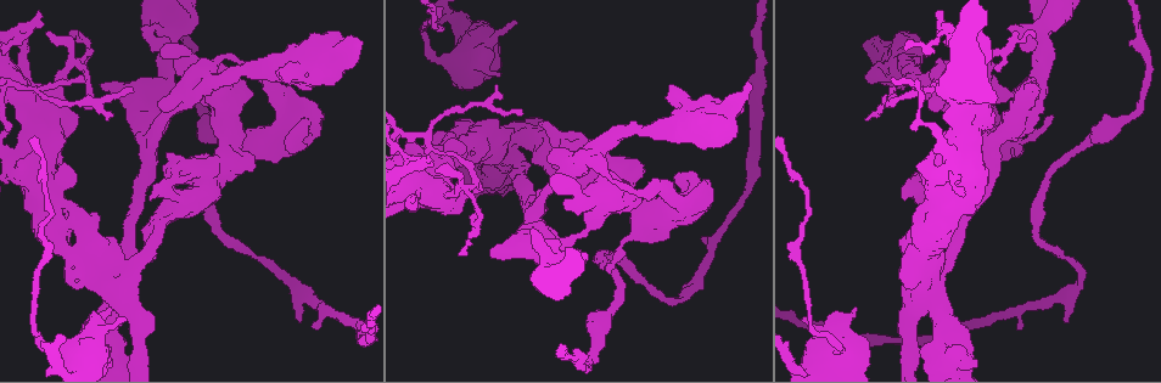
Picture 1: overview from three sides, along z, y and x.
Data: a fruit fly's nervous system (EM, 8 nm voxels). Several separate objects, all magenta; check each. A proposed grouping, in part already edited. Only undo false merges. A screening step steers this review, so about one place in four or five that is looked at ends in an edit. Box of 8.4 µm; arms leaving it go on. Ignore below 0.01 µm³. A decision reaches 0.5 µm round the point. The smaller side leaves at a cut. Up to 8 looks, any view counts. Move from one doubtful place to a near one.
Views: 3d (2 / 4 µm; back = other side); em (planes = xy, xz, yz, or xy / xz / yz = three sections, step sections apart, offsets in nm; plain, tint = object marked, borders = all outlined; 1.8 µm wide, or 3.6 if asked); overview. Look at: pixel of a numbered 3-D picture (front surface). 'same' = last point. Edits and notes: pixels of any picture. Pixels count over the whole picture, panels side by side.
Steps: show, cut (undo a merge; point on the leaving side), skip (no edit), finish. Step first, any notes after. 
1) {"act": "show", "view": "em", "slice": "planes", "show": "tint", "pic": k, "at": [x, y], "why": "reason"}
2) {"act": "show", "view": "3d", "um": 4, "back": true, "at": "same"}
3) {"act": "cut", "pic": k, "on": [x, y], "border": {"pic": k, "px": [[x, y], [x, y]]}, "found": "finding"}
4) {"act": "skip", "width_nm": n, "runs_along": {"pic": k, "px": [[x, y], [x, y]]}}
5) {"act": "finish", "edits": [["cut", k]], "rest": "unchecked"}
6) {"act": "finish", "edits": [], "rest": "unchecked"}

{"act": "show", "view": "3d", "um": 4, "pic": 1, "at": [448, 59], "why": "thick turns thin"}

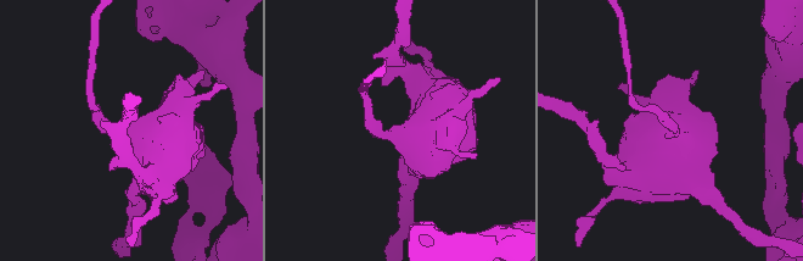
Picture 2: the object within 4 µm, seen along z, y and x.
{"act": "show", "view": "em", "um": 3.6, "slice": "xy", "step": 8, "show": "tint", "pic": 2, "at": [404, 131]}

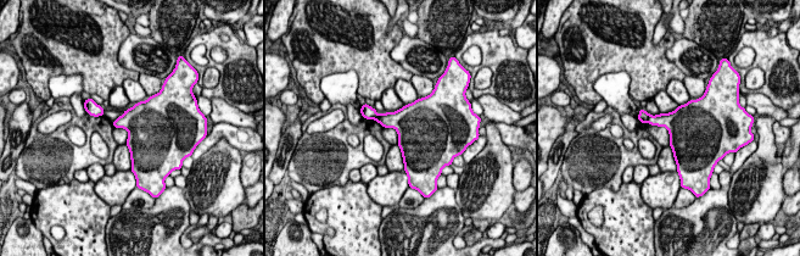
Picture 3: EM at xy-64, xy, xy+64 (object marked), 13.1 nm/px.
{"act": "cut", "pic": 3, "on": [643, 116], "border": {"pic": 3, "px": [[650, 115], [647, 121]]}, "found": "a second neuron is stuck on"}

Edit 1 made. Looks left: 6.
{"act": "show", "view": "overview", "why": "see it whole again"}

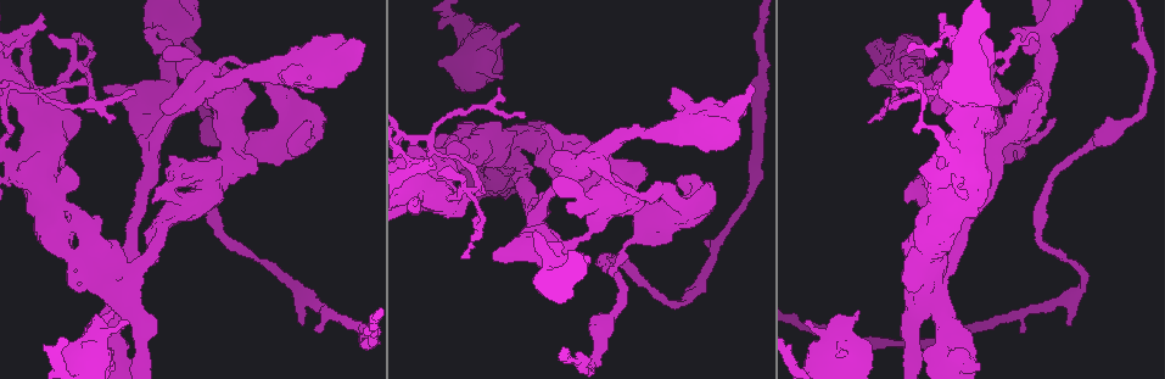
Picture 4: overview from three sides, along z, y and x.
{"act": "show", "view": "em", "um": 3.6, "slice": "planes", "show": "plain", "pic": 4, "at": [115, 282], "why": "sudden change in width"}

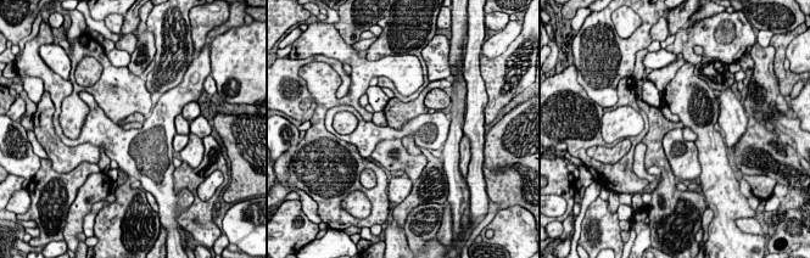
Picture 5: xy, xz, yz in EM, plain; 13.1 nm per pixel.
{"act": "show", "view": "em", "um": 3.6, "slice": "planes", "show": "tint", "at": "same"}

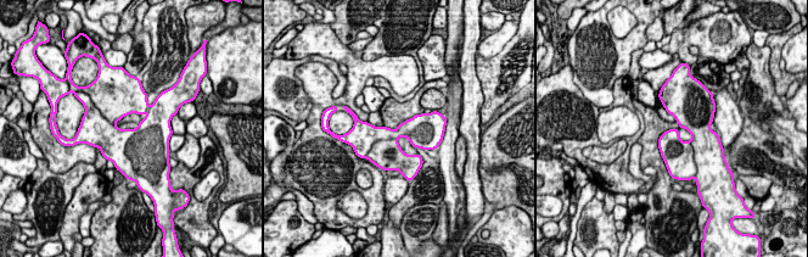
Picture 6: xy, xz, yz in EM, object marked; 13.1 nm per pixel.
{"act": "cut", "pic": 6, "on": [363, 135], "border": {"pic": 6, "px": [[397, 138], [379, 139], [365, 155]]}, "found": "two neurons meet here"}

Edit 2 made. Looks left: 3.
{"act": "show", "view": "overview", "why": "see it whole again"}

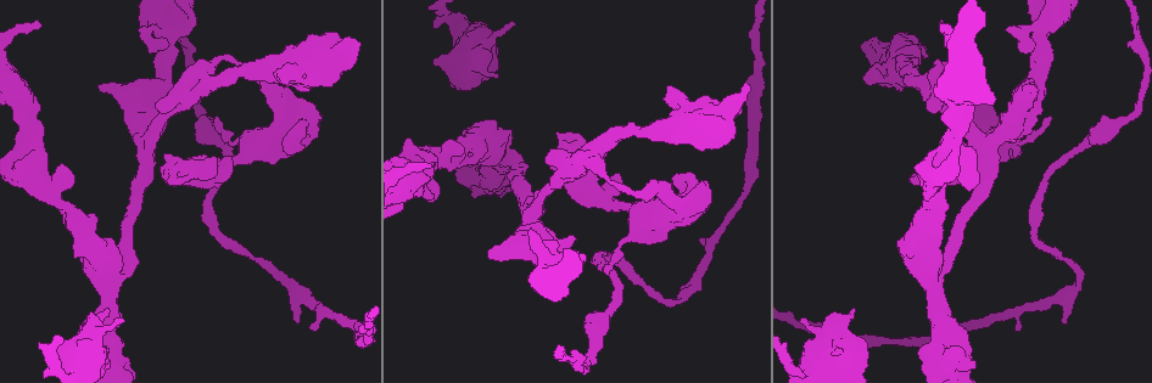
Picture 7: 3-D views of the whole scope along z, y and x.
{"act": "show", "view": "em", "um": 3.6, "slice": "xz", "step": 16, "show": "tint", "pic": 7, "at": [313, 116], "why": "abrupt turn"}

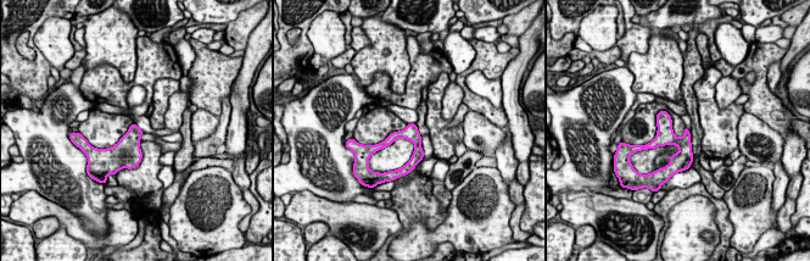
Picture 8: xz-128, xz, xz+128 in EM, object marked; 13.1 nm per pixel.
{"act": "show", "view": "em", "um": 3.6, "slice": "xy", "step": 8, "show": "borders", "at": "same", "why": "cut it another way"}

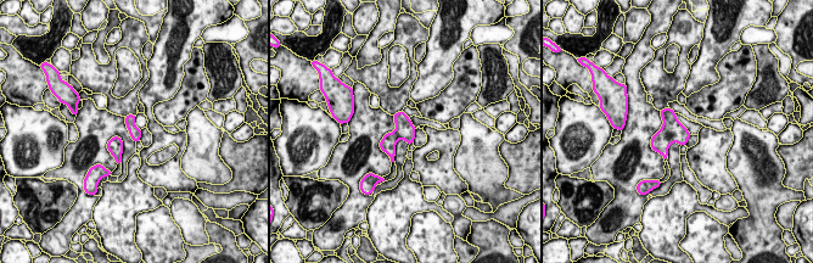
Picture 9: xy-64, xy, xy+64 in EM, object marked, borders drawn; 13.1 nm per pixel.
{"act": "skip", "found": "all the same neuron"}

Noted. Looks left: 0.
{"act": "finish", "edits": [["cut", 3], ["cut", 6]], "rest": "unchecked"}

